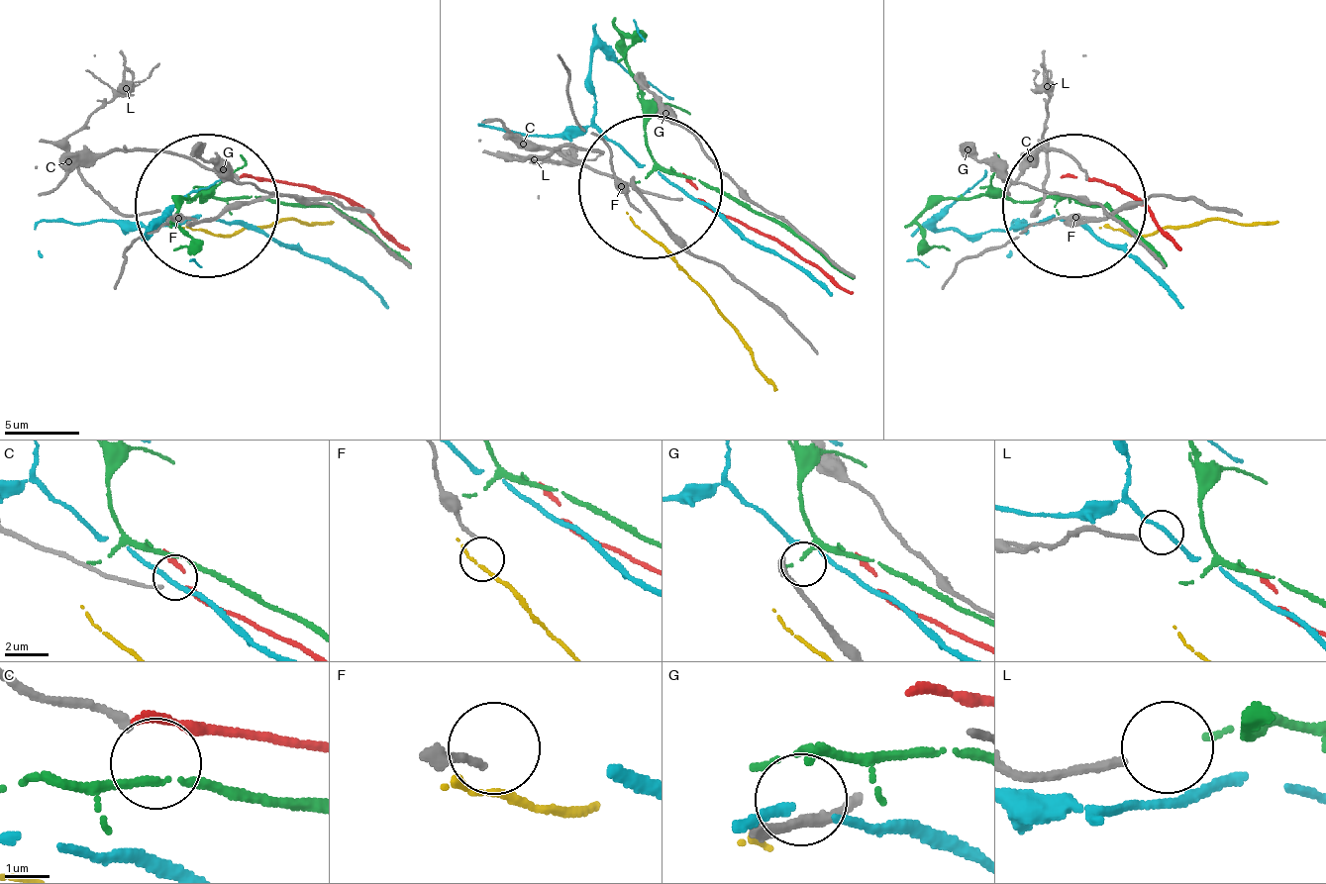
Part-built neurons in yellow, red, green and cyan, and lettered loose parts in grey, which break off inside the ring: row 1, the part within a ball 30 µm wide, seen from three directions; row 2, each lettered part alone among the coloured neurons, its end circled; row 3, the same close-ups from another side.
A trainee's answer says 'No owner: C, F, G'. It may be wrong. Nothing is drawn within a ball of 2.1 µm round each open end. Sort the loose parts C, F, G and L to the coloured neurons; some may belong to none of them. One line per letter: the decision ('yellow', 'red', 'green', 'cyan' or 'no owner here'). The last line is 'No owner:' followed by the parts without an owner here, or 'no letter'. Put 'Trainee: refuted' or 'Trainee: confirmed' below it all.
C: no owner here
F: no owner here
G: no owner here
L: no owner here
No owner: C, F, G, L
Trainee: refuted

